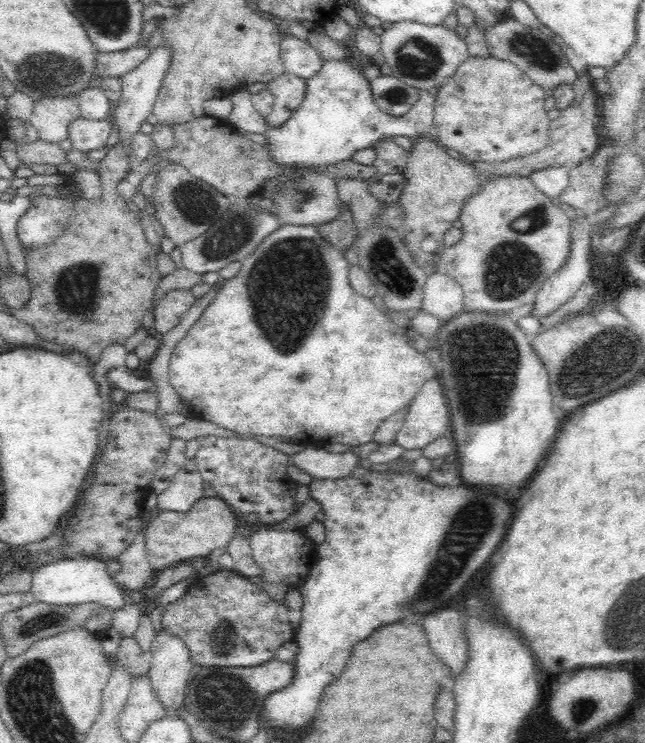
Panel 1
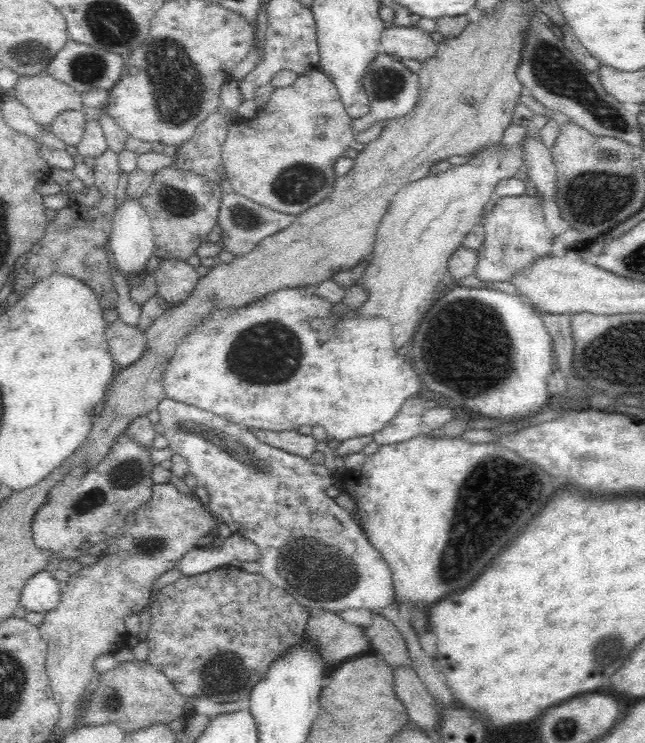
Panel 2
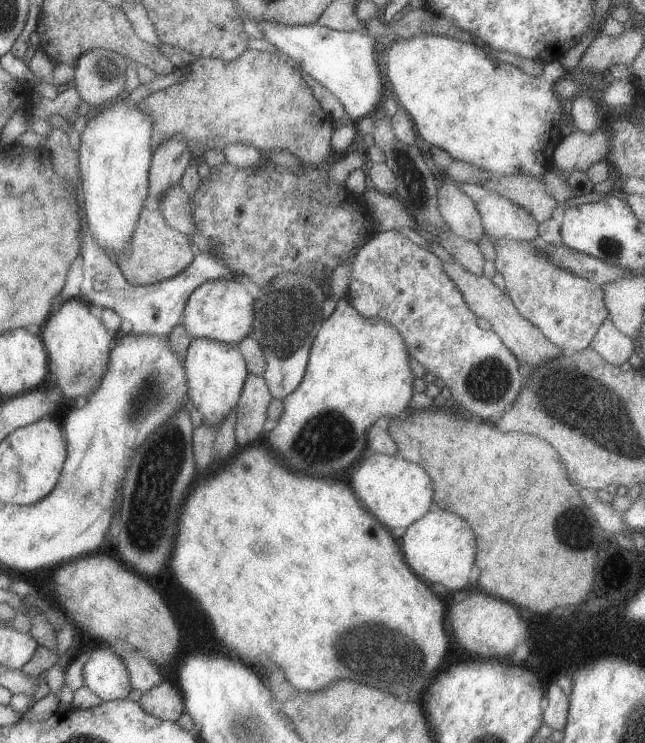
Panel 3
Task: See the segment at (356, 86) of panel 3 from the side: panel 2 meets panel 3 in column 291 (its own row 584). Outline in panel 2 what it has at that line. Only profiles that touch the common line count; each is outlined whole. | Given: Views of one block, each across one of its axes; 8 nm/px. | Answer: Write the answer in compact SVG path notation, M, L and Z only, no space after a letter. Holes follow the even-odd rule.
M36 572L24 586L20 596L20 606L24 606L28 612L50 612L54 610L62 600L64 582L58 582L48 572Z

